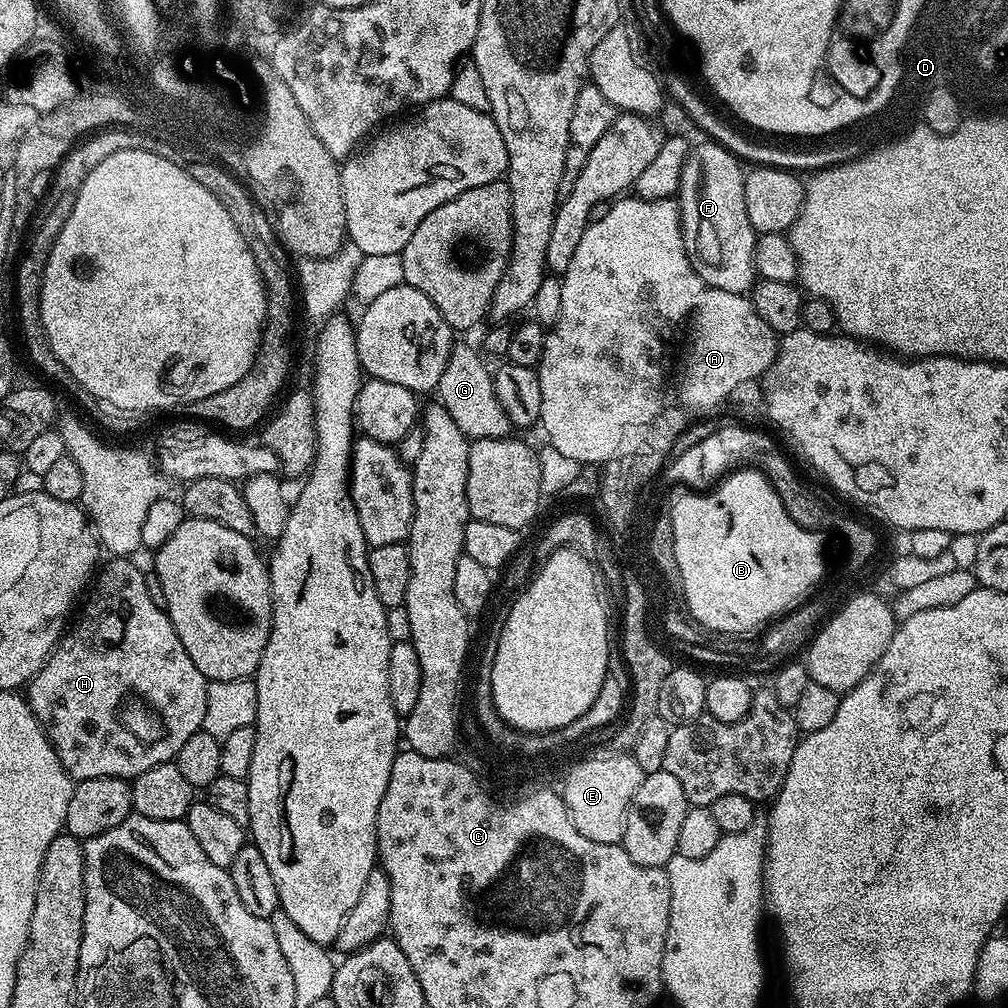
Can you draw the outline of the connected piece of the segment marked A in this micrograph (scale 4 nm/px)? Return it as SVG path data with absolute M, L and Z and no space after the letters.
M708 288L693 307L687 328L688 353L680 372L680 400L696 412L723 405L740 383L760 380L776 357L777 332L762 320L742 292Z

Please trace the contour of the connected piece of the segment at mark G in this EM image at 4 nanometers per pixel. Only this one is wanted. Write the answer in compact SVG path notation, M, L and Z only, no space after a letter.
M453 343L446 370L442 370L442 378L435 390L438 403L447 410L450 418L454 418L454 422L458 422L458 430L472 440L509 435L513 427L510 418L506 418L506 410L502 410L502 402L498 402L498 394L494 394L493 369L488 369L489 361L477 352L468 344Z

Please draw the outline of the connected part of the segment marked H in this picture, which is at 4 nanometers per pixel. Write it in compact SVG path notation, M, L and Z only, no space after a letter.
M112 558L109 561L105 568L103 565L99 569L98 575L91 585L90 595L83 601L83 604L85 603L84 613L81 614L80 621L76 625L73 623L61 636L60 641L56 643L56 648L52 651L51 656L48 657L48 661L45 662L44 669L35 673L29 679L32 681L28 684L28 692L26 691L26 699L30 710L38 718L44 735L47 736L48 741L54 746L62 766L68 771L68 775L72 777L73 781L76 782L102 778L103 776L116 776L128 782L138 774L142 774L154 766L175 761L178 750L182 750L184 743L194 733L203 729L203 719L207 714L209 681L204 679L204 676L198 670L198 666L194 666L190 654L186 654L186 646L182 646L182 638L178 638L168 613L164 611L161 605L154 602L154 598L150 598L150 590L146 590L145 573L140 573L131 564L133 562L131 559Z

